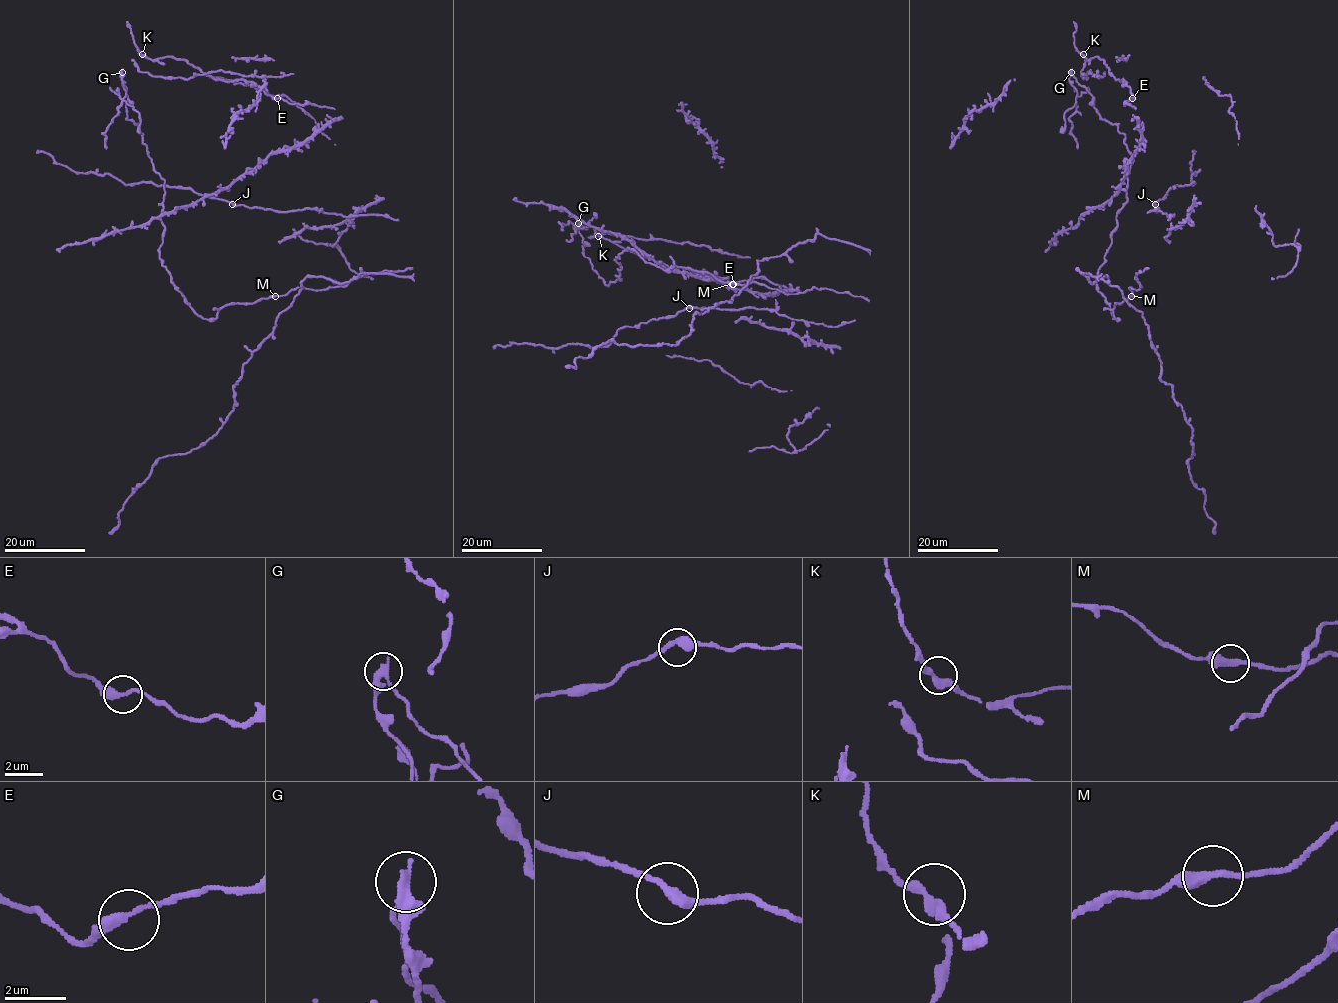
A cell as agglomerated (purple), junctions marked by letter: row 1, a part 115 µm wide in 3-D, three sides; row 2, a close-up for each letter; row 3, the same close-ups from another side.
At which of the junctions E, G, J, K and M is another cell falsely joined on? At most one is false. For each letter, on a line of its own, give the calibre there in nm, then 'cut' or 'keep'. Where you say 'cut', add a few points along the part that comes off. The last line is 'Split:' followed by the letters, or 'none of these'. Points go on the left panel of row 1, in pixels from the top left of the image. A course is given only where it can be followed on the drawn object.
E: 320 nm thick; keep
G: 320 nm thick; cut; foreign part runs (121, 72), (125, 96), (105, 132), (106, 148)
J: 360 nm thick; keep
K: 320 nm thick; keep
M: 320 nm thick; keep
Split: G

